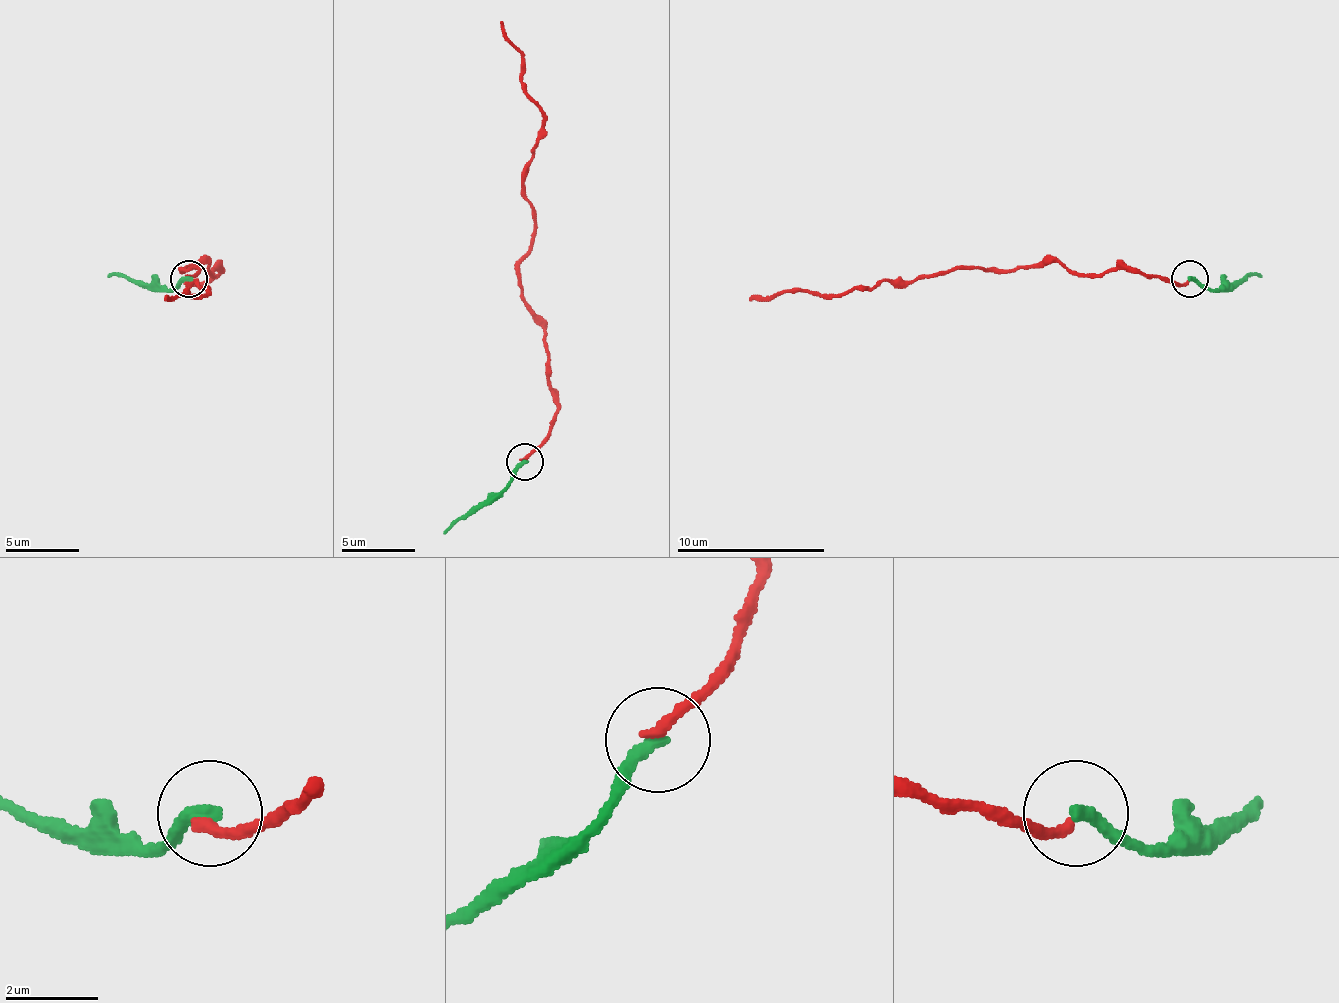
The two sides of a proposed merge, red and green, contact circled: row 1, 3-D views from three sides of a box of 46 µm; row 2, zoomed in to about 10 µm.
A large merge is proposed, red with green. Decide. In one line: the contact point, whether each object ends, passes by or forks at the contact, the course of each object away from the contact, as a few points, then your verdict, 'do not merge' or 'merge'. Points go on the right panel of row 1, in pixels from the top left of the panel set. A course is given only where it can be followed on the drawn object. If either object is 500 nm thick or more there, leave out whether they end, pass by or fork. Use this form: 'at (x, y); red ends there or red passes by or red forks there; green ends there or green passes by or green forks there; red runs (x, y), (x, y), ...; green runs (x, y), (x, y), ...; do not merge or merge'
at (1189, 278); red ends there; green ends there; red runs (1186, 281), (1120, 270), (1071, 274), (1045, 263), (1023, 270), (964, 266), (871, 289), (778, 292), (749, 300); green runs (1190, 278), (1216, 289), (1261, 278); merge

